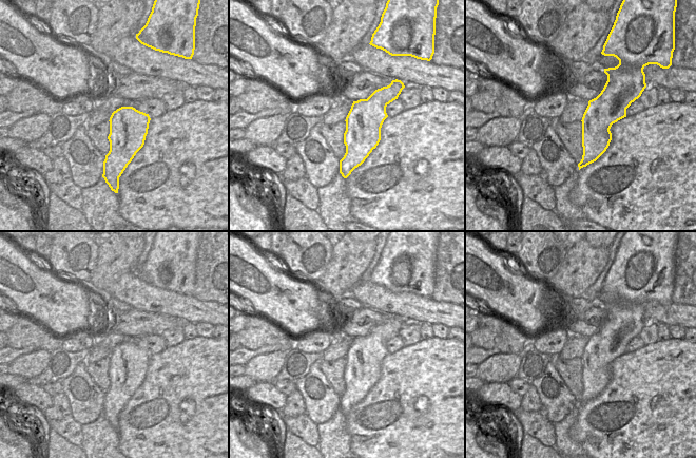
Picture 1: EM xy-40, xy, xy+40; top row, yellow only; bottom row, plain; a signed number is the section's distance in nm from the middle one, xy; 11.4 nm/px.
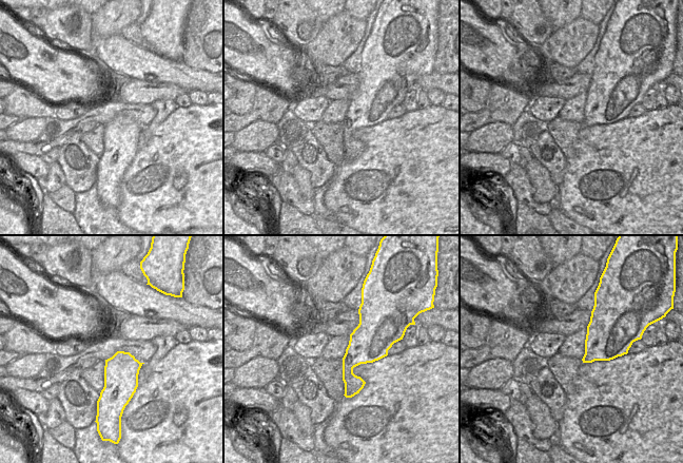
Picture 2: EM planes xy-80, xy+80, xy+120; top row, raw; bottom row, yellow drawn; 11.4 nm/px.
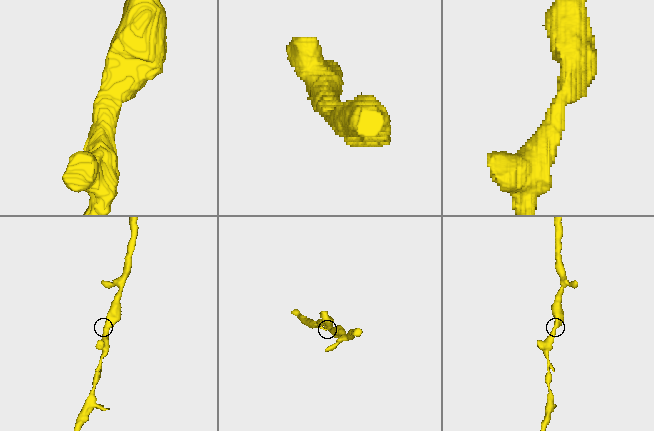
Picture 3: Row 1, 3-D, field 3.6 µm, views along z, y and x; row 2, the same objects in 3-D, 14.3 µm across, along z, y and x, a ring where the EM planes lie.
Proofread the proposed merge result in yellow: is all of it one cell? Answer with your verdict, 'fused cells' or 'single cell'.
single cell

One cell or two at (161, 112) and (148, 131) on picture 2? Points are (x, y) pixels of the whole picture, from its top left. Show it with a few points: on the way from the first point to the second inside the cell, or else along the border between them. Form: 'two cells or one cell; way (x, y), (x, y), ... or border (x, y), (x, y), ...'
one cell; way (160, 116), (152, 127)

